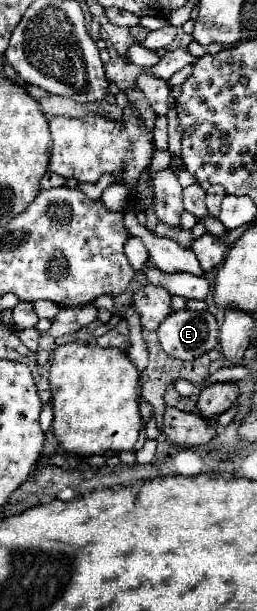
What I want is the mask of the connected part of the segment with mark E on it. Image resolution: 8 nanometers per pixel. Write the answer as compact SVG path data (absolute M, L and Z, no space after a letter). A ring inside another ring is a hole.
M174 311L160 327L162 349L176 359L198 359L218 347L218 323L210 311Z

